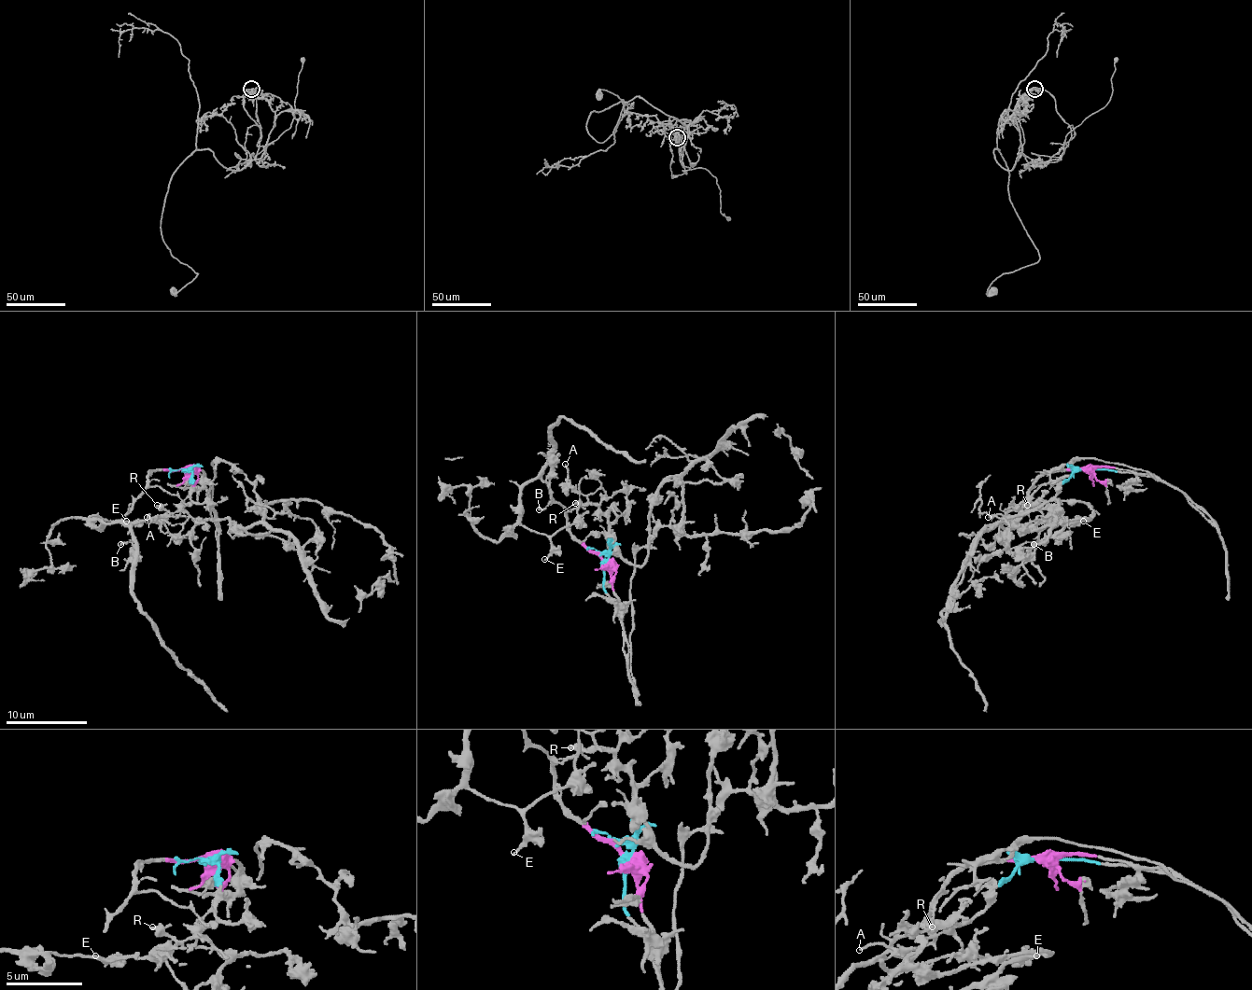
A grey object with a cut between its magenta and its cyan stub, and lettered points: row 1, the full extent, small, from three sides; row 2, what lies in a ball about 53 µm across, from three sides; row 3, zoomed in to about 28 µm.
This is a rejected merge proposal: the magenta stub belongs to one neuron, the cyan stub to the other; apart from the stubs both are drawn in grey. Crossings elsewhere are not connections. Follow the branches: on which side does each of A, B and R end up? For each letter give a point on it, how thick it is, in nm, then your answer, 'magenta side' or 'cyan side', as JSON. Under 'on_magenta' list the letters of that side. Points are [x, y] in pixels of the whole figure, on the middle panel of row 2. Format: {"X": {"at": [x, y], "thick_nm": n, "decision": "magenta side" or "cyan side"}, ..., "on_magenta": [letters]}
{"A": {"at": [565, 464], "thick_nm": 150, "decision": "cyan side"}, "B": {"at": [539, 509], "thick_nm": 240, "decision": "magenta side"}, "R": {"at": [575, 503], "thick_nm": 320, "decision": "cyan side"}, "on_magenta": ["B"]}

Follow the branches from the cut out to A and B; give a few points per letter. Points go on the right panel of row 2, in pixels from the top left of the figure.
A: (1088, 469), (1077, 469), (1045, 502), (1026, 514), (991, 514), (988, 518)
B: (1088, 469), (1059, 469), (1043, 475), (1002, 518), (981, 532), (971, 554), (993, 556), (1005, 549), (1034, 544)

